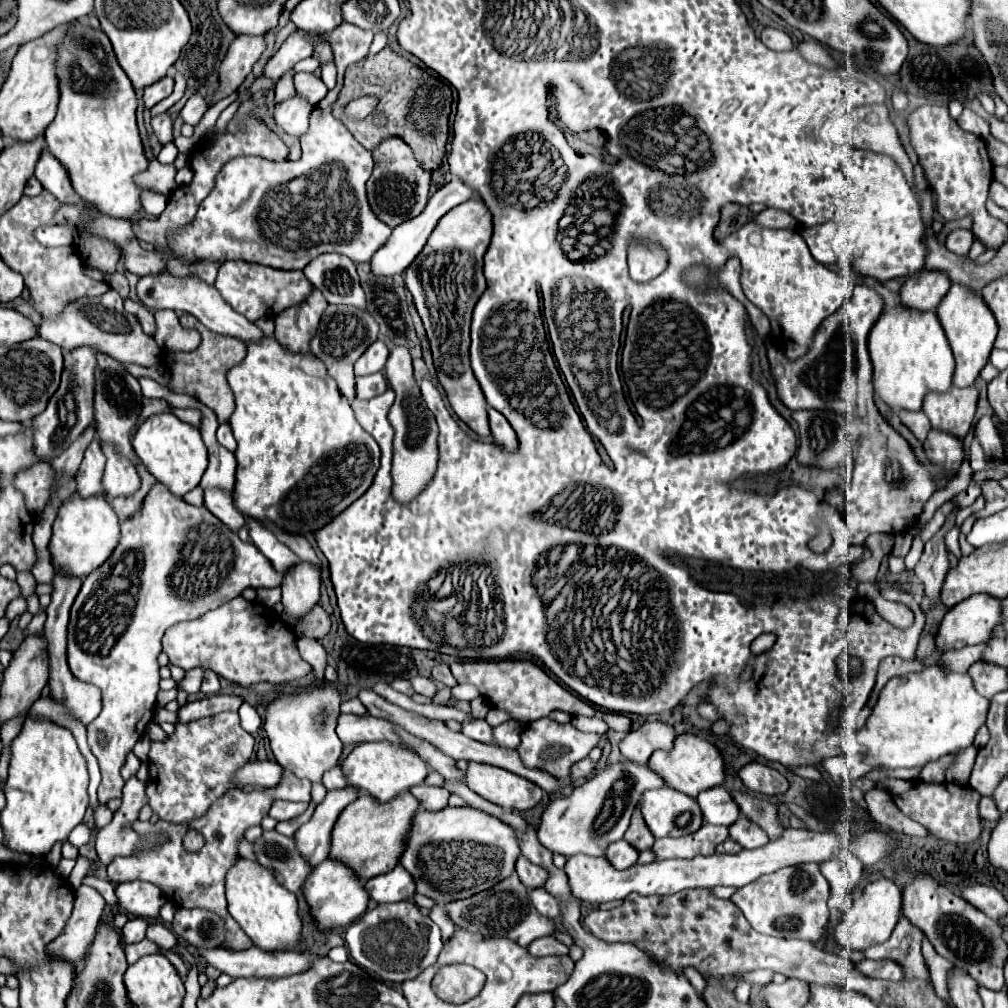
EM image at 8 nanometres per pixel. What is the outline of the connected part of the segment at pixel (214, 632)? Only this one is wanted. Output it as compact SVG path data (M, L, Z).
M242 596L206 612L198 620L170 626L162 638L162 650L172 664L184 670L204 666L243 687L258 682L284 684L312 672L312 666L298 654L294 630L290 632L284 620L260 602L248 602Z

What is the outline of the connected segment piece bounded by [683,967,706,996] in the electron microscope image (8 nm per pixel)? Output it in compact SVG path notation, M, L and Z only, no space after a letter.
M693 967L685 968L683 973L694 986L696 991L702 996L702 992L704 992L704 988L706 987L706 981L703 976Z

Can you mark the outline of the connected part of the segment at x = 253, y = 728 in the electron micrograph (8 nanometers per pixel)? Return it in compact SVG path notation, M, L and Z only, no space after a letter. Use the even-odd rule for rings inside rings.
M244 702L244 704L240 706L238 714L240 714L240 724L242 724L242 728L244 728L246 732L250 732L250 734L256 734L258 728L262 726L262 720L260 720L260 716L256 714L256 710L254 710L250 704Z

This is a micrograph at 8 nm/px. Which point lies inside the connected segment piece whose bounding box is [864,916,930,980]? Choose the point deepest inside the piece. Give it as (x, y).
(903, 946)

